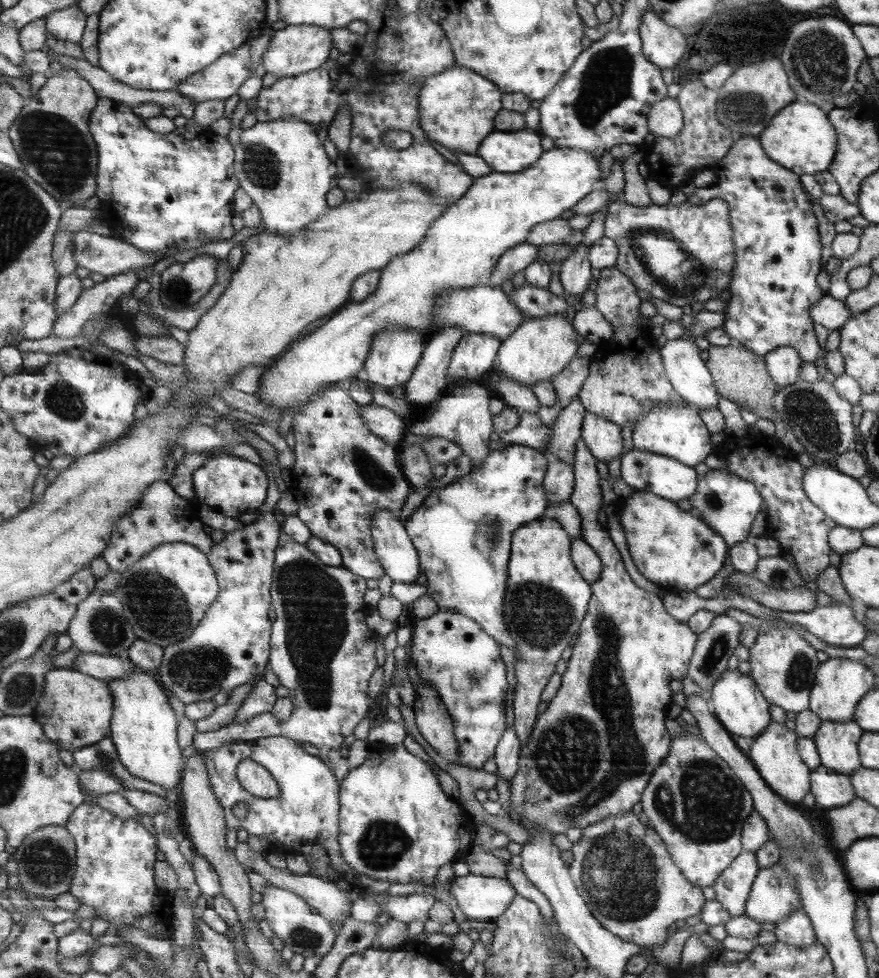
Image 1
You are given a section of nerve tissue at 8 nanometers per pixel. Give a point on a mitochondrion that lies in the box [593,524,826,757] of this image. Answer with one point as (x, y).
(798, 673)

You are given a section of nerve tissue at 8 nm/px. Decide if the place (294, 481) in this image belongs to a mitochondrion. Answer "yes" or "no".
no

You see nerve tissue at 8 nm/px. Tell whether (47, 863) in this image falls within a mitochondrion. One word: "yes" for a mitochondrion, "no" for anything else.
yes

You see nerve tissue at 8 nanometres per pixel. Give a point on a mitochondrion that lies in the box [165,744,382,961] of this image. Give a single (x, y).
(304, 937)

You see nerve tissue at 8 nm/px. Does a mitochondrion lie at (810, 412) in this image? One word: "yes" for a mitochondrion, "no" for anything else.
yes

